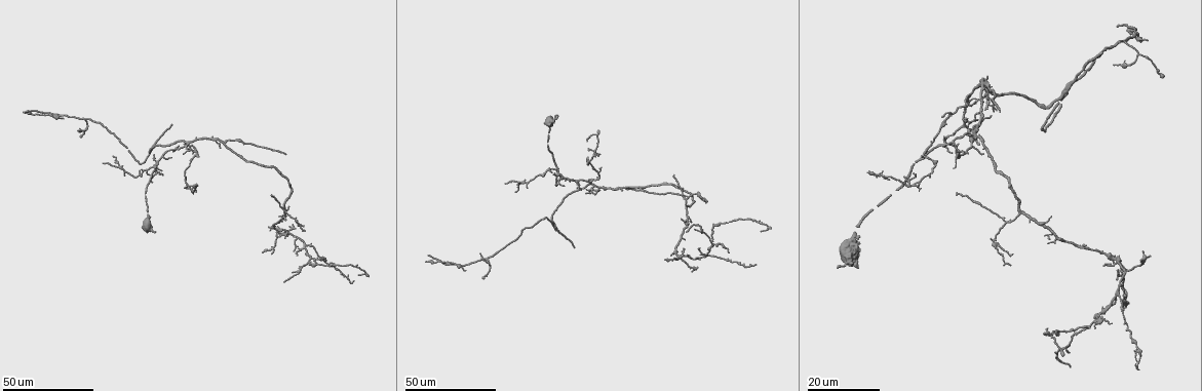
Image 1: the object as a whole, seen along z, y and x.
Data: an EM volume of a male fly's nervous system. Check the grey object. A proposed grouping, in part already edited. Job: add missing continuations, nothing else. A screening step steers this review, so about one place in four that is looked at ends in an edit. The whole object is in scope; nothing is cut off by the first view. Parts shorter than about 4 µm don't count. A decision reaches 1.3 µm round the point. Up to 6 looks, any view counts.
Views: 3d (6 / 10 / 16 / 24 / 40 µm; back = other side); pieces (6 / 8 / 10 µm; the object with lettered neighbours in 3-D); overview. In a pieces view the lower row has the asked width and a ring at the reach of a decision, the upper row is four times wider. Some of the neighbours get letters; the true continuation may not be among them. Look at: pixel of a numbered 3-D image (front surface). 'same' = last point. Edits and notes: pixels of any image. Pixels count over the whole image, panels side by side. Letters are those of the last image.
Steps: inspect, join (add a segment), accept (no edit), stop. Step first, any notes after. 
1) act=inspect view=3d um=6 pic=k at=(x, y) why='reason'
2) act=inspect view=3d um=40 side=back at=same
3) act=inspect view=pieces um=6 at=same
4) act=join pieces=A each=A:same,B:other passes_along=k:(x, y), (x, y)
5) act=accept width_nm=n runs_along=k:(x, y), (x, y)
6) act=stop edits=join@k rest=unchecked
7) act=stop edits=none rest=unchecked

act=inspect view=3d um=40 pic=1 at=(104, 164) why='tapers out'

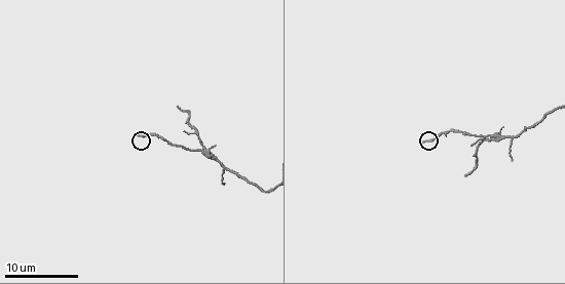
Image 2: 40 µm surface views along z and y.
act=inspect view=pieces um=10 pic=2 at=(423, 140)

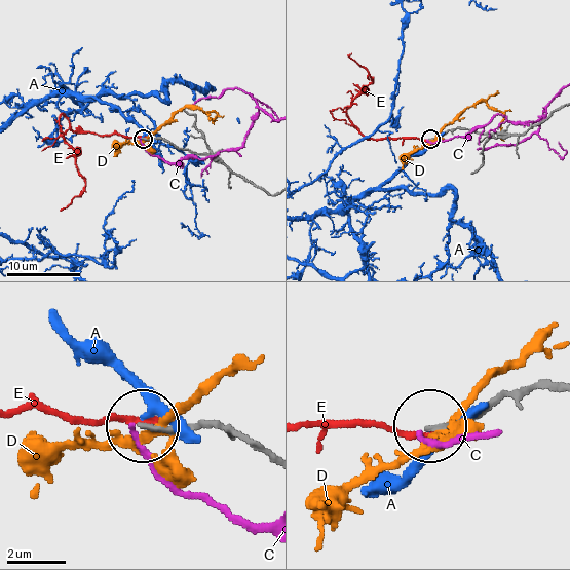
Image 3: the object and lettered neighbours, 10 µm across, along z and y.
act=accept each=A:other,C:other,D:other,E:other runs_along=3:(268, 455), (208, 426), (145, 426) found='none of them fits'

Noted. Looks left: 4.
act=inspect view=pieces um=10 pic=2 at=(466, 176) why='an open end'

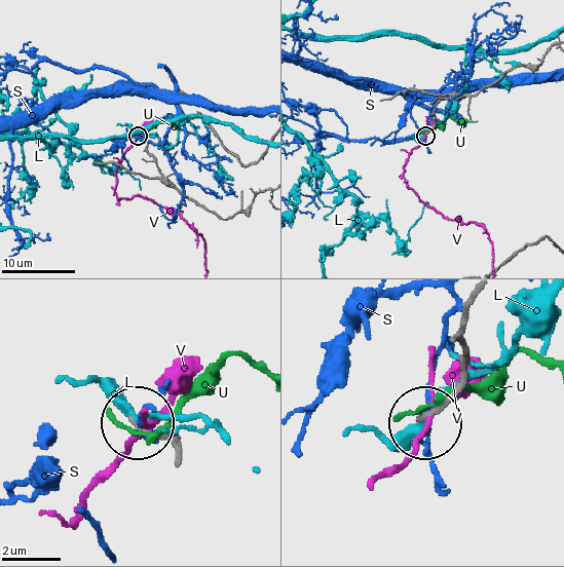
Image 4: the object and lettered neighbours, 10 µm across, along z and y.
act=accept each=L:other,S:other,U:other,V:other runs_along=4:(471, 304), (461, 378), (424, 420) found='none of them fits'

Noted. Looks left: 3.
act=inspect view=3d um=24 pic=1 at=(942, 136) why='tapers out'

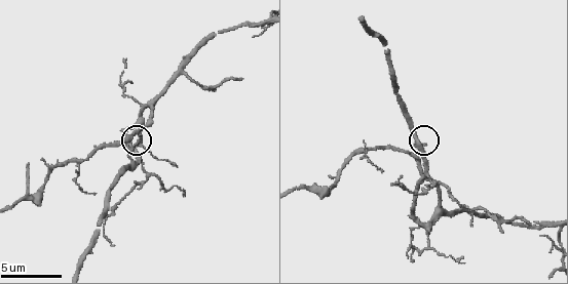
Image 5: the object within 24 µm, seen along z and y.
act=inspect view=pieces um=6 pic=5 at=(137, 142)

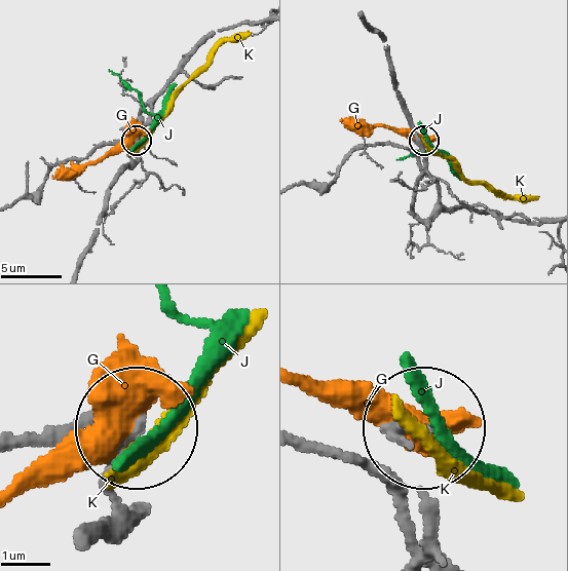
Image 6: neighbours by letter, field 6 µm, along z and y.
act=accept each=G:other,J:other,K:other found='no lettered segment goes on from it'

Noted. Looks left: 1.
act=stop edits=none rest=unchecked

